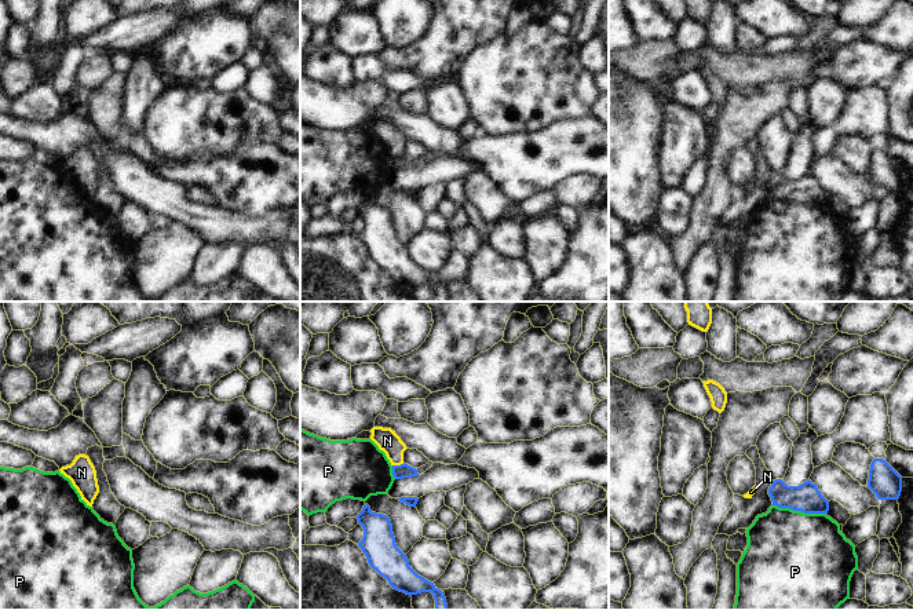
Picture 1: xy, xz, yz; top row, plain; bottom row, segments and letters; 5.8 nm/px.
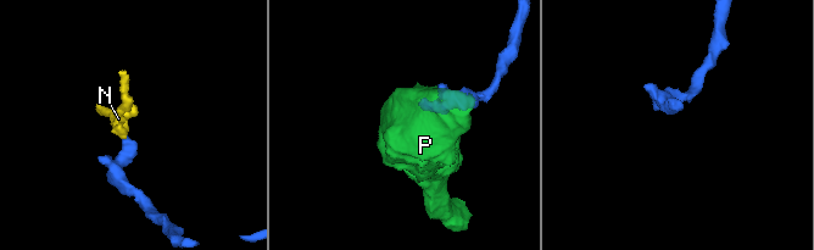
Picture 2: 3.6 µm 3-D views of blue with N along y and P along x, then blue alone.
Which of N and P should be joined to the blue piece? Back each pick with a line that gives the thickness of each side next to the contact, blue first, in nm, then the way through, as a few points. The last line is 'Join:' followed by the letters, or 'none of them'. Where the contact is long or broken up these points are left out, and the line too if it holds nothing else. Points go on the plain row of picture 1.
Join: none of them

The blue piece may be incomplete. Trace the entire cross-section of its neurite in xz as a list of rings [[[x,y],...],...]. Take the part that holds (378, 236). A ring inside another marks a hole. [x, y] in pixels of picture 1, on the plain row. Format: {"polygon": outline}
{"polygon": [[[366,196],[357,211],[364,220],[358,238],[365,245],[369,257],[384,269],[391,280],[410,288],[431,284],[435,291],[434,302],[448,302],[443,284],[434,274],[419,267],[409,257],[406,246],[397,238],[390,209],[372,204]]]}

